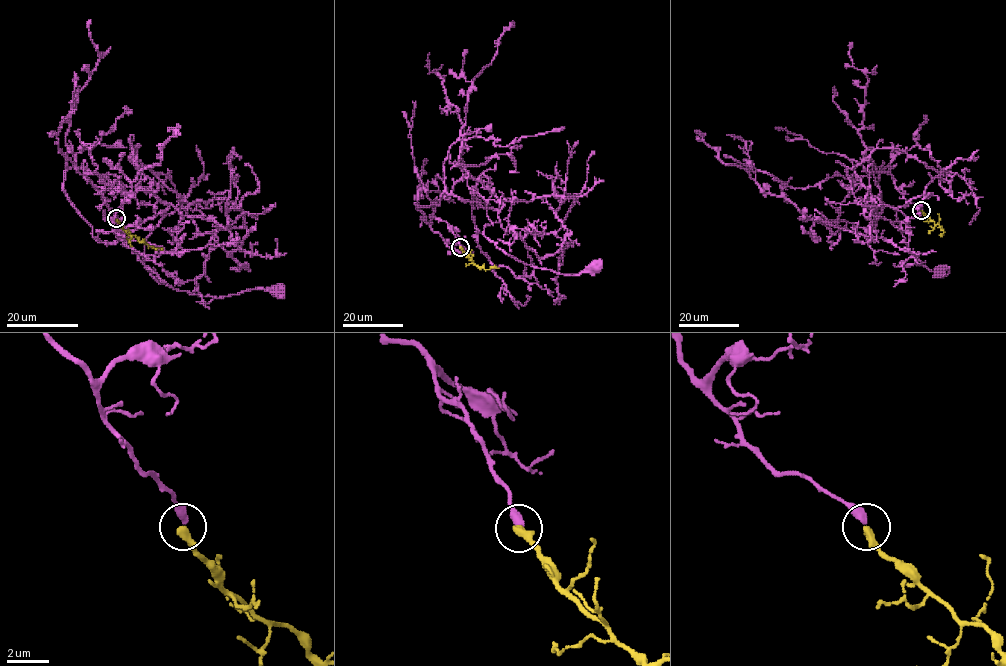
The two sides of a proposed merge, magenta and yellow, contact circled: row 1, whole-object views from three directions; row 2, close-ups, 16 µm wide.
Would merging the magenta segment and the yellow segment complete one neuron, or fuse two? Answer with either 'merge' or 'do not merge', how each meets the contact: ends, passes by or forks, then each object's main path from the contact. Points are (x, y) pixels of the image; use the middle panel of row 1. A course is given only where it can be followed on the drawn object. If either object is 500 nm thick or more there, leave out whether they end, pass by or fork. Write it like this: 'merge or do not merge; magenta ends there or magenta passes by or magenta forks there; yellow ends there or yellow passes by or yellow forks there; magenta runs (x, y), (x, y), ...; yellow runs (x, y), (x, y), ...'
merge; magenta ends there; yellow ends there; magenta runs (460, 248), (435, 204), (476, 178), (504, 205), (484, 226), (496, 246), (564, 274), (598, 266); yellow runs (460, 248), (477, 267), (499, 267)

